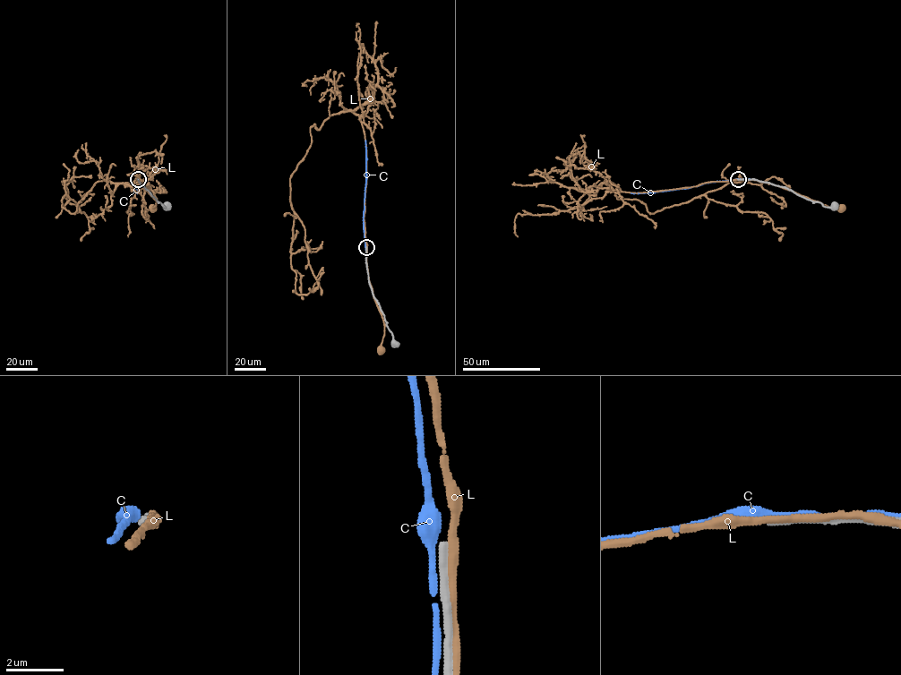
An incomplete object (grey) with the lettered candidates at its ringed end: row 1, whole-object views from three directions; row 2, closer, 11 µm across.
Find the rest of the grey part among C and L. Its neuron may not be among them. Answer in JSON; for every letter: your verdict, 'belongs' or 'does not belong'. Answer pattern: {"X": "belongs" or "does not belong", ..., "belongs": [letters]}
{"C": "does not belong", "L": "does not belong", "belongs": []}

